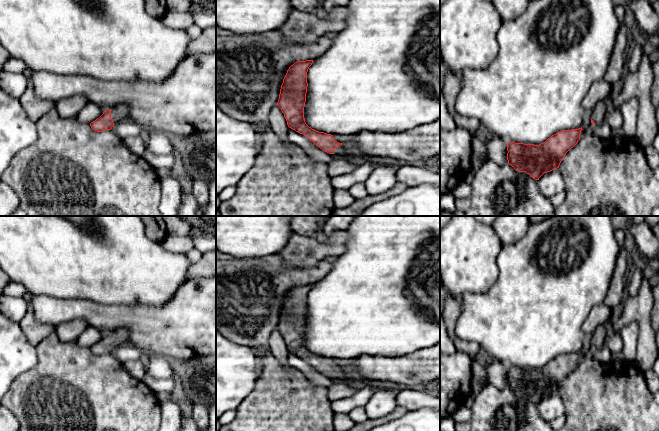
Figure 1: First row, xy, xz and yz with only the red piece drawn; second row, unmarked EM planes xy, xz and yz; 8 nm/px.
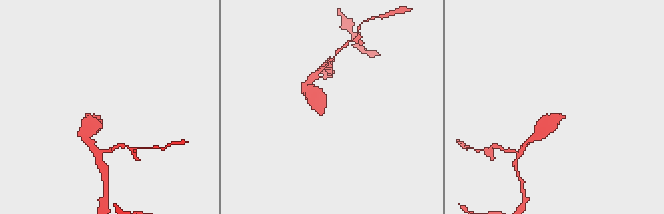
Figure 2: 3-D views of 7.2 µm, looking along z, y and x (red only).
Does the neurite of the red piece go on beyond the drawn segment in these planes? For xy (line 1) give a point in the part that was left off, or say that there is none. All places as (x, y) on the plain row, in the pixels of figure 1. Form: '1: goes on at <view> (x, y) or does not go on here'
1: goes on at xy (120, 336)

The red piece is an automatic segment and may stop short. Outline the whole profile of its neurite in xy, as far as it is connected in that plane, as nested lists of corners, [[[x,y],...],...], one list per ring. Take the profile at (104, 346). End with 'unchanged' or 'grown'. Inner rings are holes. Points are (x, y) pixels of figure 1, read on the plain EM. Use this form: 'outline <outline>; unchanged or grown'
outline [[[120,328],[111,334],[104,335],[99,342],[90,347],[90,350],[94,355],[102,356],[105,354],[111,354],[114,349],[117,349],[120,345],[128,342],[128,330]]]; grown

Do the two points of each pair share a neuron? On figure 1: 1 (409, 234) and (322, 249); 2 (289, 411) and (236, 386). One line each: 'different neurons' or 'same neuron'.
1: different neurons
2: different neurons

